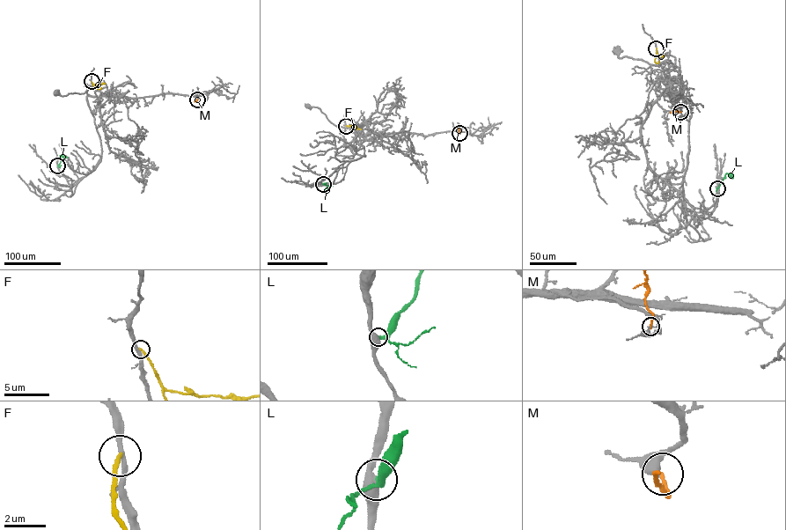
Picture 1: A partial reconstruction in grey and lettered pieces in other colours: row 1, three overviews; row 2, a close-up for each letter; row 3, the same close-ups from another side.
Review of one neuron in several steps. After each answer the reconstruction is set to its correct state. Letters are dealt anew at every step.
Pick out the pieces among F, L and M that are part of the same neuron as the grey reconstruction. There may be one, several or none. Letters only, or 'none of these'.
none of these

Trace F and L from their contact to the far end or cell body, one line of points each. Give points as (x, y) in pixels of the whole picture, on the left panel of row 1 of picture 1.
F: (91, 81), (95, 84), (105, 84)
L: (57, 165), (67, 157), (62, 155), (62, 157)

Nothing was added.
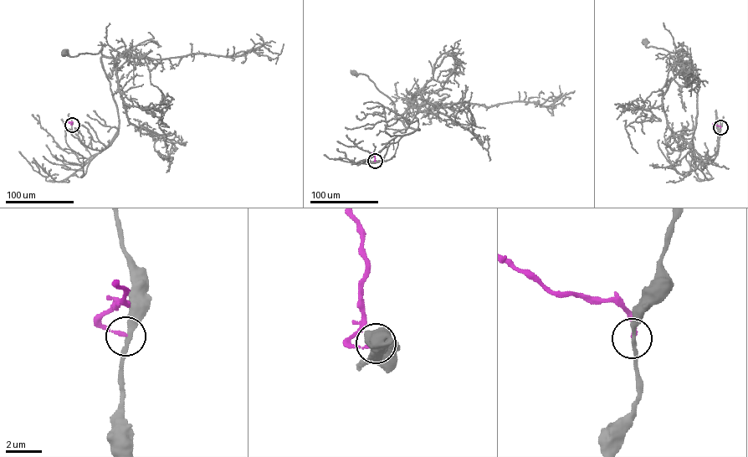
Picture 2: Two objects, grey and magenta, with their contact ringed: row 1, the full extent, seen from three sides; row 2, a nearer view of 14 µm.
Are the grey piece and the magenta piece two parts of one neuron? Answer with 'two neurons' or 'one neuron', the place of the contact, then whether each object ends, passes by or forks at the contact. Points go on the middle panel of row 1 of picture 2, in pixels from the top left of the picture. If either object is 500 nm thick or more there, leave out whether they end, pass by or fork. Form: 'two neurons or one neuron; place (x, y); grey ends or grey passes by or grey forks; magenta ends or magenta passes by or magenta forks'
two neurons; place (375, 161); grey passes by; magenta ends

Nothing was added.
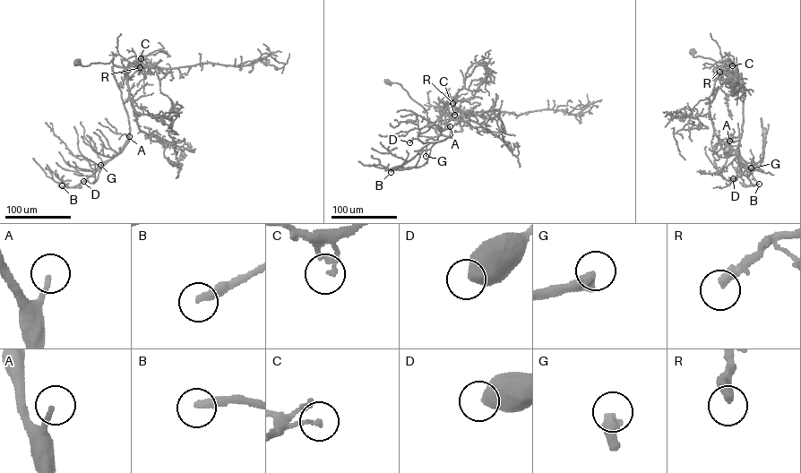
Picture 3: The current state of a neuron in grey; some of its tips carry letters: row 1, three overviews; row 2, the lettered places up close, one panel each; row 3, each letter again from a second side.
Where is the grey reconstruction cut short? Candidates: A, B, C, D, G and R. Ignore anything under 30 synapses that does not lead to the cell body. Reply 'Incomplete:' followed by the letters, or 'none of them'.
Incomplete: A, B, G

